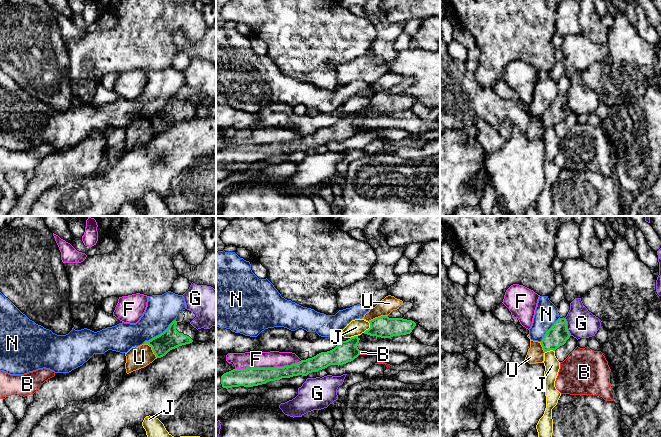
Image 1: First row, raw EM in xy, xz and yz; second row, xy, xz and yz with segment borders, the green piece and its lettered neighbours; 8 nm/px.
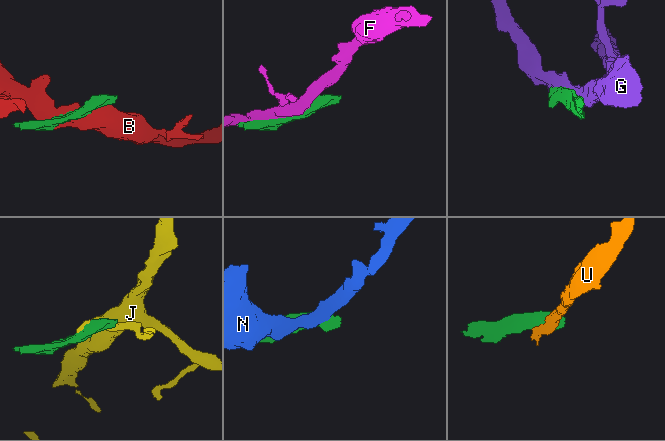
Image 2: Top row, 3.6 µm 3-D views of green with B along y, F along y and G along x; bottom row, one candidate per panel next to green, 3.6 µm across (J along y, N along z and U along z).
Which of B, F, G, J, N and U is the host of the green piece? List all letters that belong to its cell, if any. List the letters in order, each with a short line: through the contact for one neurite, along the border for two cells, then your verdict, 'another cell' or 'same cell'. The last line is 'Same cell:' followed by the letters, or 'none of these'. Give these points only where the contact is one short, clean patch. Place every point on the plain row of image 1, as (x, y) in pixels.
B: another cell
F: another cell
G: another cell
J: another cell
N: xy (175, 95), (162, 108), (143, 119) | another cell
U: xz (387, 91), (381, 91), (368, 97) | another cell
Same cell: none of these

